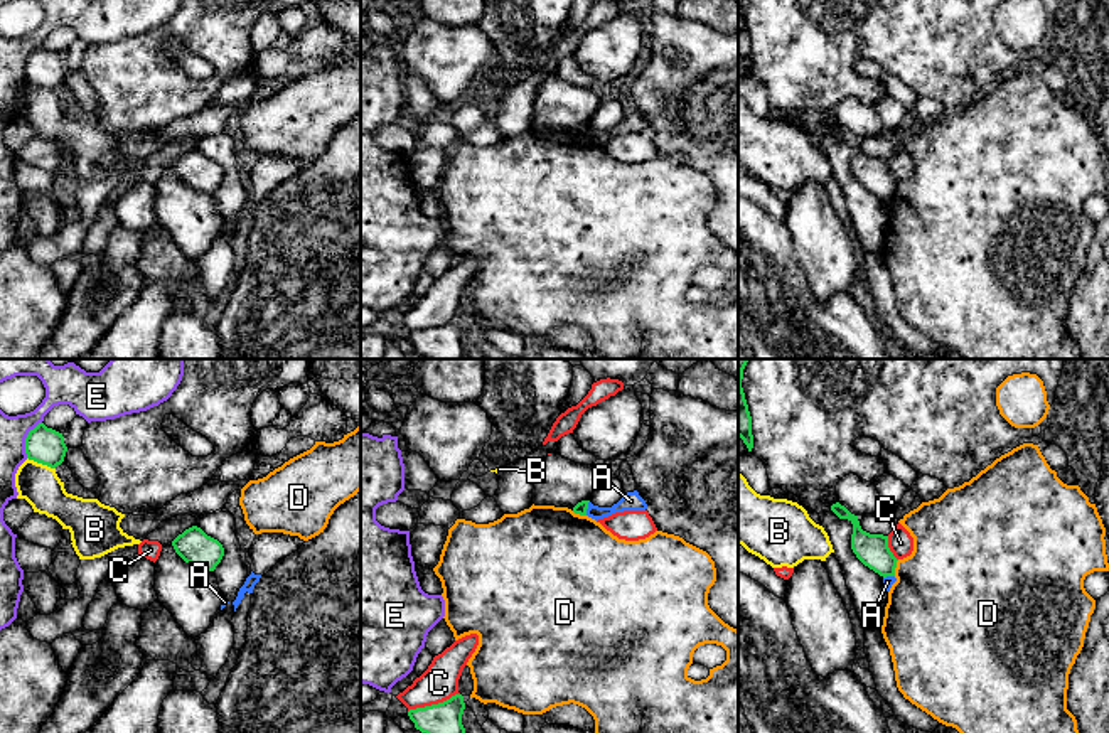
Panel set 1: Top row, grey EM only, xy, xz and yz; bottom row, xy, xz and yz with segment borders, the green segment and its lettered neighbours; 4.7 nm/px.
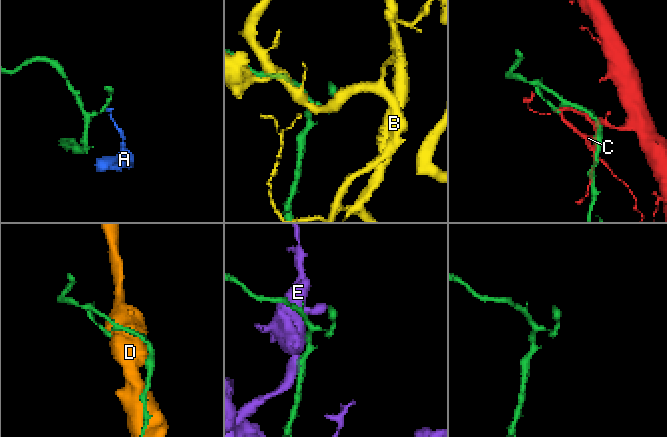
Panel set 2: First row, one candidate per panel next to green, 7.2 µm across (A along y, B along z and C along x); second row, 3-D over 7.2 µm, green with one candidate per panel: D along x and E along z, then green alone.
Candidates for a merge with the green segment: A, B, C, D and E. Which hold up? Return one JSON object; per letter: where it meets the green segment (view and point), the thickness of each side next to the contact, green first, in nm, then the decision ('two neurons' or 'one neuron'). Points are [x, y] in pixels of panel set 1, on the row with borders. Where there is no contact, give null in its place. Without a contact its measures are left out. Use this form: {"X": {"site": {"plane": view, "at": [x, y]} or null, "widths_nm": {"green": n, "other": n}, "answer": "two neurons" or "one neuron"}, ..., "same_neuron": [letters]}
{"A": {"site": {"plane": "xz", "at": [587, 508]}, "widths_nm": {"green": 60, "other": 90}, "answer": "two neurons"}, "B": {"site": {"plane": "xy", "at": [41, 462]}, "widths_nm": {"green": 180, "other": 190}, "answer": "two neurons"}, "C": {"site": {"plane": "xz", "at": [433, 705]}, "widths_nm": {"green": 150, "other": 180}, "answer": "two neurons"}, "D": {"site": {"plane": "yz", "at": [895, 567]}, "widths_nm": {"green": 160, "other": 460}, "answer": "two neurons"}, "E": {"site": {"plane": "xy", "at": [26, 438]}, "widths_nm": {"green": 180, "other": 140}, "answer": "two neurons"}, "same_neuron": []}

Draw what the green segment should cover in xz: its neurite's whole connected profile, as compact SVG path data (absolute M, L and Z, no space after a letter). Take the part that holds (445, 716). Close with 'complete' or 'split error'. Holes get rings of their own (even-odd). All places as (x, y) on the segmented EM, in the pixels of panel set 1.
M455 694L438 704L410 709L408 716L421 733L465 733L462 725L463 709L463 696Z; complete

